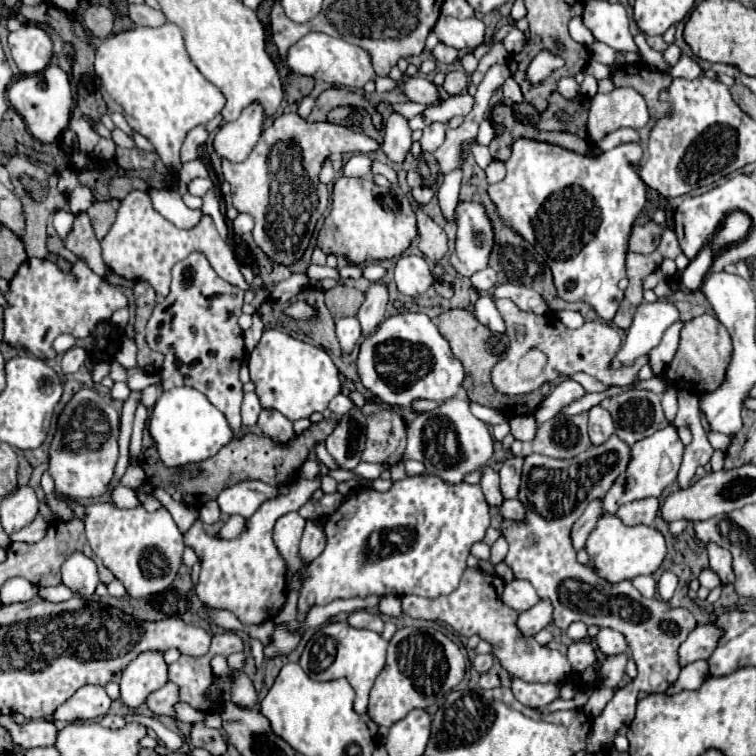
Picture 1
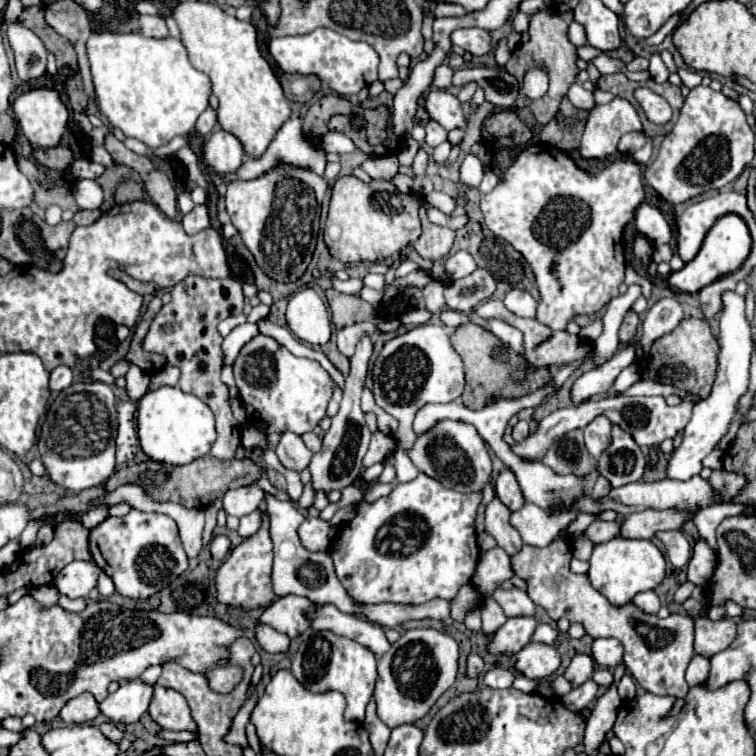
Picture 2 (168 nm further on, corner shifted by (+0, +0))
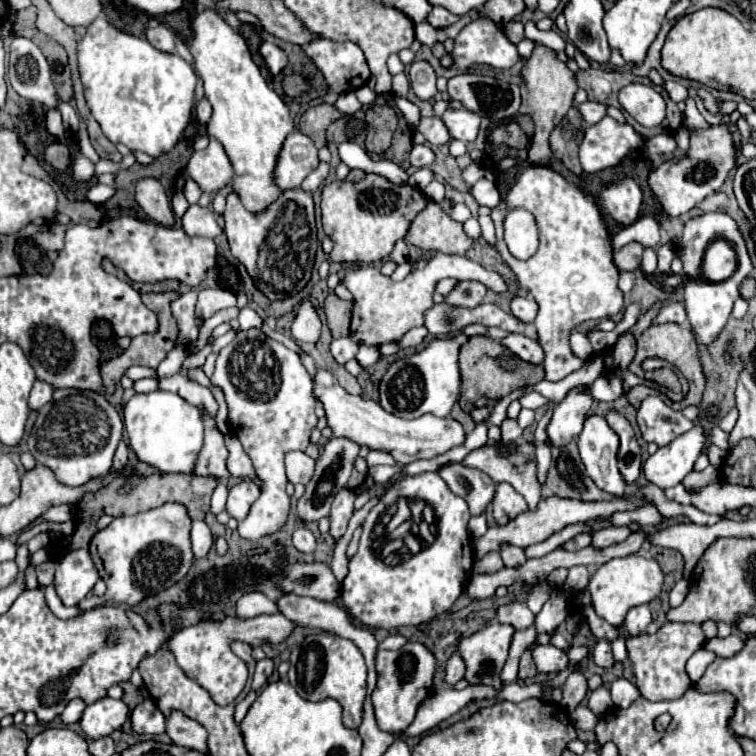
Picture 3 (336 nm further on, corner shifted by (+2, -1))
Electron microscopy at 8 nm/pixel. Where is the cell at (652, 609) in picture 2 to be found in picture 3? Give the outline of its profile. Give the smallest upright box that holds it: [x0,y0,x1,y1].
[625,604,651,636]

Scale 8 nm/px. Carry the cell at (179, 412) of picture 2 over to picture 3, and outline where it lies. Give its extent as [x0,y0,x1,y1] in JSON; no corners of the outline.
[123,390,203,472]

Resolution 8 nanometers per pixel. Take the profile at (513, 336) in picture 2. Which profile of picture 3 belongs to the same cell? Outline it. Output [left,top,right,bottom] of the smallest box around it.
[501,334,543,364]

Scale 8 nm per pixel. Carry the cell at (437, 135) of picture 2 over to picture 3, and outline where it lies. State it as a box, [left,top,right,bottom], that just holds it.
[417,116,451,146]

